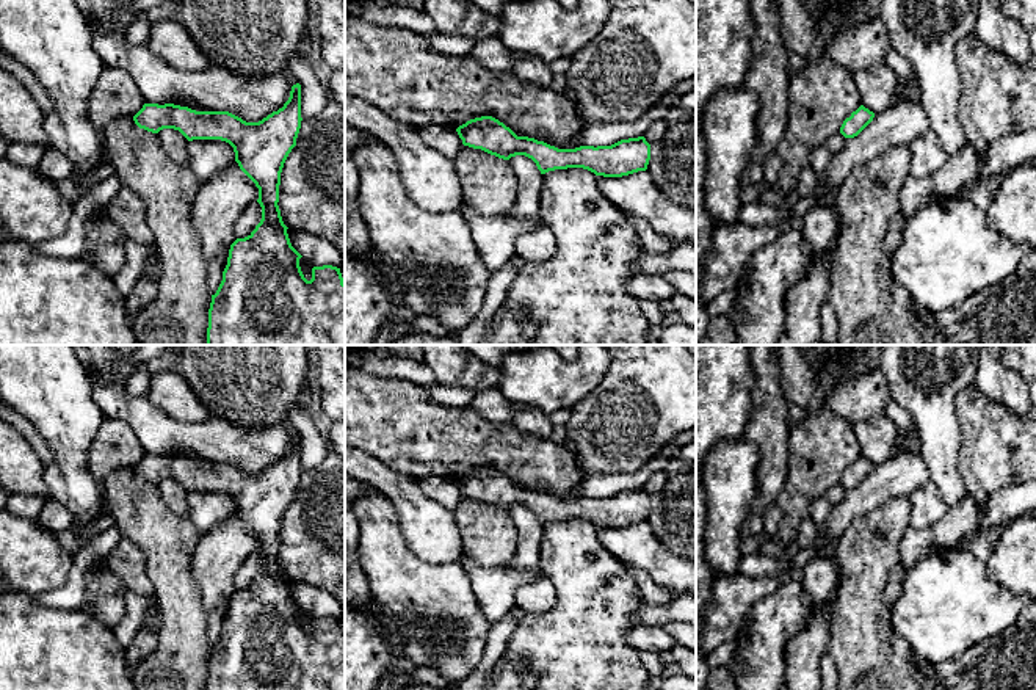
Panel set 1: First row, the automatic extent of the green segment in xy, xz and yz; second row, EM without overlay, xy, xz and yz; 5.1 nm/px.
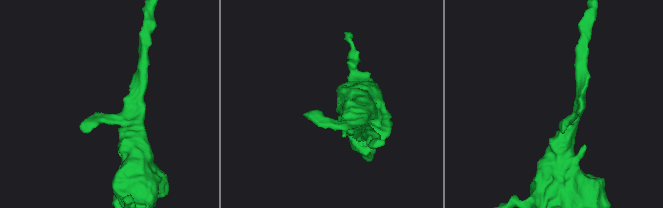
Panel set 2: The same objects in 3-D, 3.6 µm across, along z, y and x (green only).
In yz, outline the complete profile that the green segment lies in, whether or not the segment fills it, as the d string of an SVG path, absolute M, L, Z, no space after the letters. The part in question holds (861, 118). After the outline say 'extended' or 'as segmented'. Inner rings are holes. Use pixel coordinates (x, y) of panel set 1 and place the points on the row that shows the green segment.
M860 105L856 111L846 118L840 127L840 133L845 138L857 136L875 118L875 113Z; as segmented

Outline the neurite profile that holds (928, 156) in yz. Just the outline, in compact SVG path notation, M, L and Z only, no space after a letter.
M931 129L920 133L909 144L909 149L911 149L909 176L914 179L922 179L937 172L950 158L942 143Z

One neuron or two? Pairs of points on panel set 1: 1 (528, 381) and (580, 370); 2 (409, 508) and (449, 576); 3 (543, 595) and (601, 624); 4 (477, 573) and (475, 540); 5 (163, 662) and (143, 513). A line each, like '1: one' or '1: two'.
1: one
2: two
3: two
4: two
5: one

